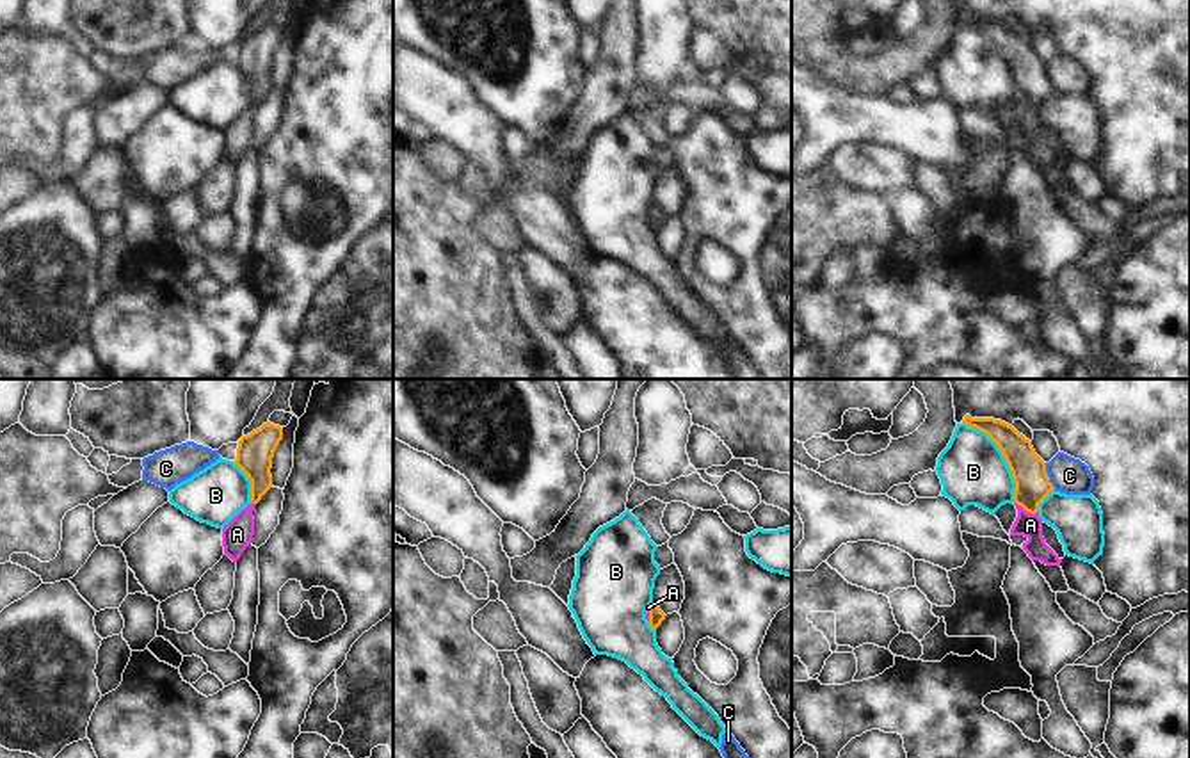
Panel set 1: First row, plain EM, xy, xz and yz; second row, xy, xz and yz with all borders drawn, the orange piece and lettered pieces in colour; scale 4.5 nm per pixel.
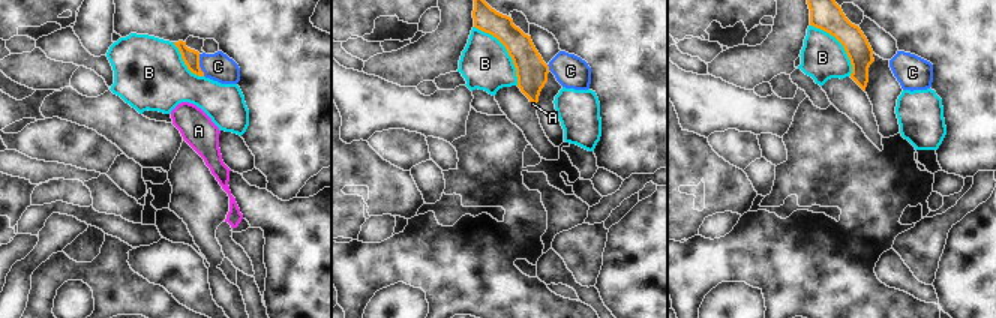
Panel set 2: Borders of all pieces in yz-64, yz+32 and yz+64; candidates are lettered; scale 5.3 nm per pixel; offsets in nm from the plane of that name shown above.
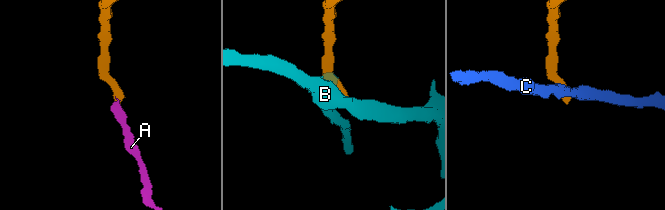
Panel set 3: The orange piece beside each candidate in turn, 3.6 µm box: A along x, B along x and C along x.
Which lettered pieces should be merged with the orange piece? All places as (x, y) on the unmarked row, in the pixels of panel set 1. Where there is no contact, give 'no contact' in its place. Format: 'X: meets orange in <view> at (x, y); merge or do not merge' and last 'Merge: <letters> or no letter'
A: meets orange in yz at (1027, 112); merge
B: meets orange in yz at (1004, 57); do not merge
C: meets orange in yz at (1048, 79); do not merge
Merge: A

